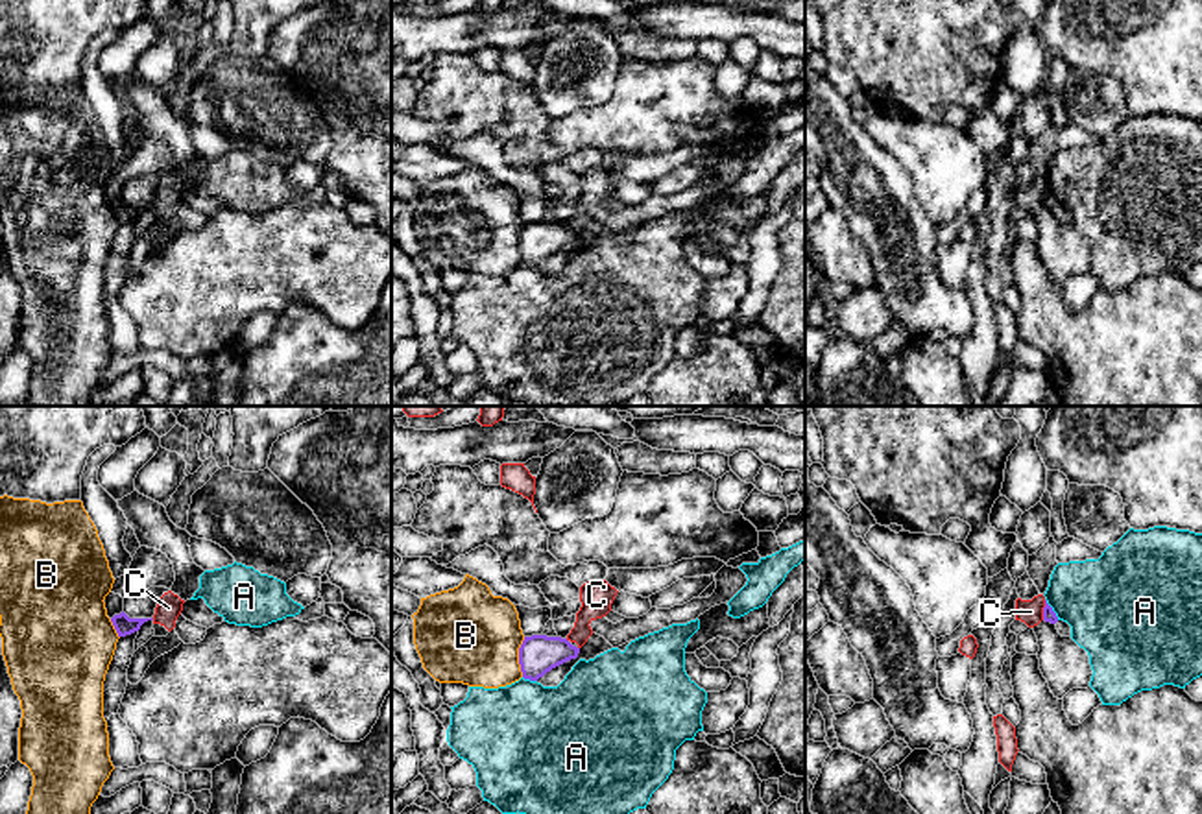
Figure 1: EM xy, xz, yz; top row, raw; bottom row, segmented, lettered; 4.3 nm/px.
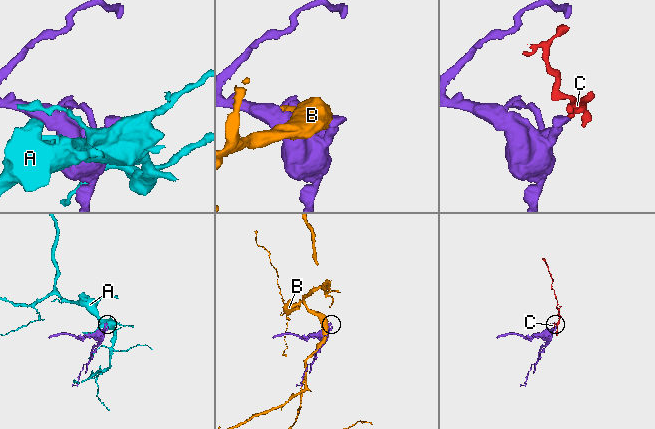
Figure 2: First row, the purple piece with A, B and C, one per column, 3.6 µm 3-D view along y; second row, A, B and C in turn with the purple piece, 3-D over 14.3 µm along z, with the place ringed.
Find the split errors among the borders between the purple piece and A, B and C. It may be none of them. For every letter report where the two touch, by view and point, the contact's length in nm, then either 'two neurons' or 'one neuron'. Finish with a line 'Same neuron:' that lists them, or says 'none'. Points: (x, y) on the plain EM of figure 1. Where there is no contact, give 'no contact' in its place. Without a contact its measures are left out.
A: contact yz (1051, 196); length 110 nm; two neurons
B: contact xz (519, 244); length 180 nm; two neurons
C: contact yz (1044, 196); length 90 nm; two neurons
Same neuron: none

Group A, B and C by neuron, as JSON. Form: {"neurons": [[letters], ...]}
{"neurons": [["A"], ["B"], ["C"]]}

